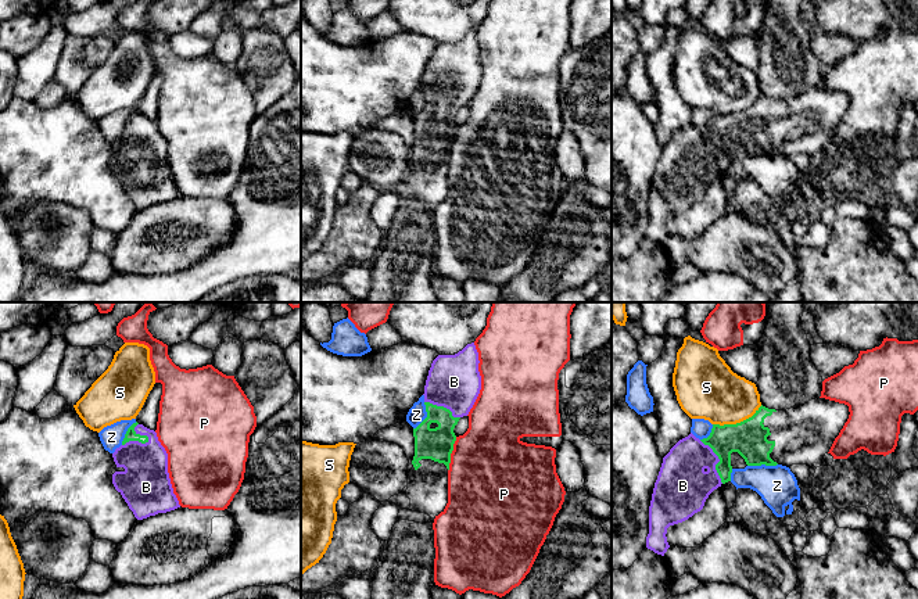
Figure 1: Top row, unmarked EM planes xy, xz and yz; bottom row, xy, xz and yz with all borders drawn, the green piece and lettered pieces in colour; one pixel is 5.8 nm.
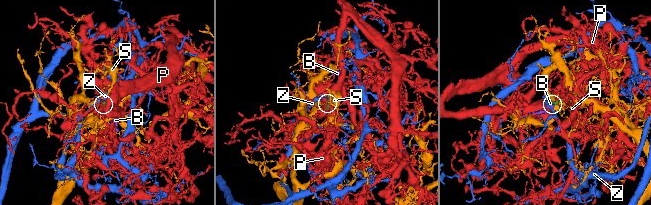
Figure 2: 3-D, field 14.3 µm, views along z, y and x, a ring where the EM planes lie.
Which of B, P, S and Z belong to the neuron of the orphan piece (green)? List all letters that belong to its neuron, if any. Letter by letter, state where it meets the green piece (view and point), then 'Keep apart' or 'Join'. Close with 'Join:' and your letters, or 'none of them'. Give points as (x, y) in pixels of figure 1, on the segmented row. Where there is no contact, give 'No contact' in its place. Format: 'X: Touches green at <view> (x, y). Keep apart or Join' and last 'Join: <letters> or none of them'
B: Touches green at xy (136, 440). Join
P: Touches green at xz (451, 452). Keep apart
S: Touches green at yz (737, 423). Keep apart
Z: Touches green at yz (761, 463). Keep apart
Join: B

